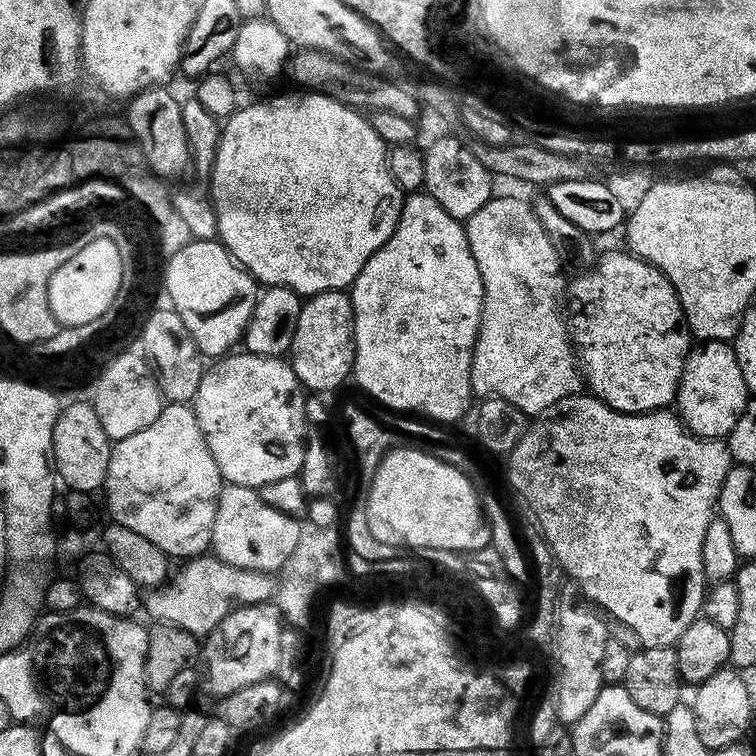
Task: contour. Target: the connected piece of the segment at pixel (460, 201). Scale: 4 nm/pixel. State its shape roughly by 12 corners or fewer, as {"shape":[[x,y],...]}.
{"shape":[[449,134],[425,147],[423,191],[466,222],[492,173]]}

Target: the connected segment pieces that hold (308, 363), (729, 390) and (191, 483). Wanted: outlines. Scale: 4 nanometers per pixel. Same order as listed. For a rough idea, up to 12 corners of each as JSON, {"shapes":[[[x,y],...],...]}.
{"shapes":[[[347,291],[301,303],[290,363],[309,393],[351,377]],[[731,343],[689,351],[674,401],[696,436],[727,437],[749,398]],[[165,403],[113,443],[115,523],[205,555],[220,471],[195,411]]]}

